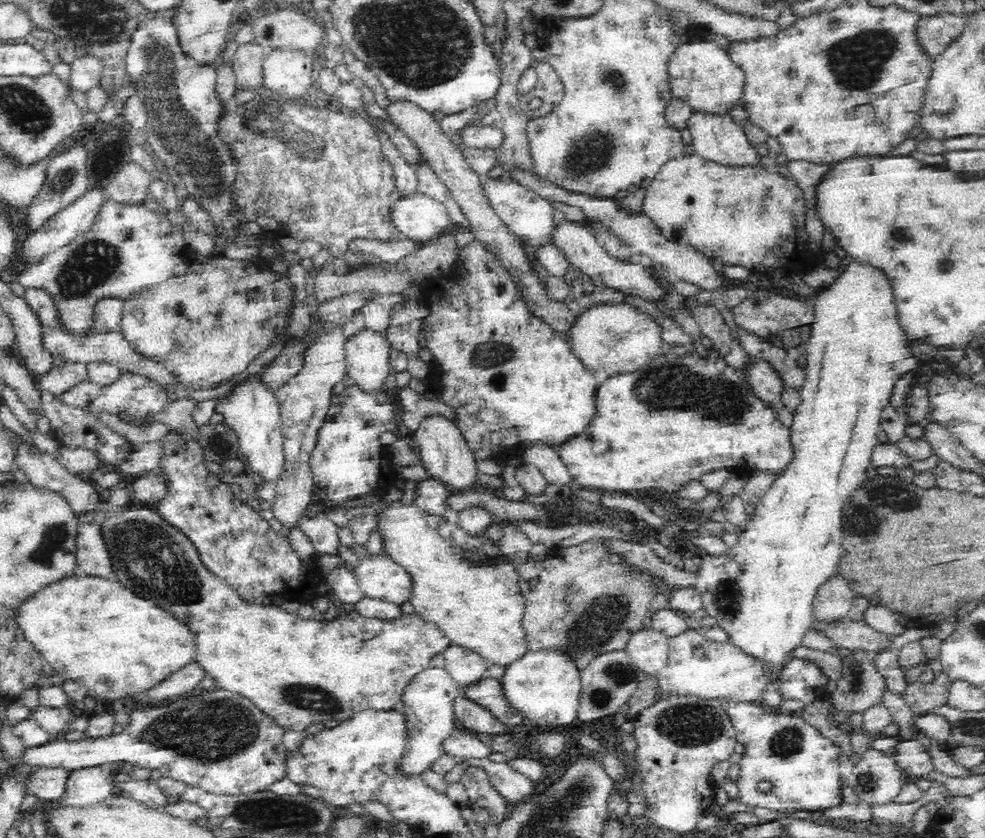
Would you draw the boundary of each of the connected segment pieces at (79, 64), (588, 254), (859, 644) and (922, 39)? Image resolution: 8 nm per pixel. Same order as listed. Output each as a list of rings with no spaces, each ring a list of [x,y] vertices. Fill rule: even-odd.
[[[95,56],[76,57],[71,62],[71,73],[68,81],[80,92],[90,92],[92,88],[100,87],[103,74],[103,62]]]
[[[562,218],[558,220],[558,223],[559,226],[555,229],[555,234],[553,235],[553,244],[564,251],[570,266],[578,268],[596,284],[617,289],[624,294],[632,294],[636,298],[642,298],[642,300],[652,303],[663,302],[666,296],[669,297],[668,292],[664,288],[660,288],[660,284],[656,282],[656,279],[648,271],[646,261],[636,264],[631,263],[630,260],[618,260],[608,254],[602,244],[598,244],[598,240],[596,240],[596,236],[590,226],[578,222],[569,222]]]
[[[848,617],[830,622],[812,619],[809,628],[823,634],[837,649],[866,650],[870,654],[891,646],[894,638],[880,634],[864,620],[852,621]]]
[[[945,10],[933,14],[933,16],[922,15],[915,26],[915,42],[923,50],[923,54],[930,57],[939,55],[958,35],[965,25],[963,15],[948,14]]]

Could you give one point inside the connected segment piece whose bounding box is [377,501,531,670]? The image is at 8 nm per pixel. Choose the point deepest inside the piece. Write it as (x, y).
(462, 581)

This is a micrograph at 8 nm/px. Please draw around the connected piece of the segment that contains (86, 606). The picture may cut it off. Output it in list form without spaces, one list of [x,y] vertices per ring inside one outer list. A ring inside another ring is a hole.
[[[70,576],[16,608],[16,622],[34,649],[65,681],[81,684],[105,703],[142,695],[197,660],[196,631],[184,619],[142,598],[120,581]]]

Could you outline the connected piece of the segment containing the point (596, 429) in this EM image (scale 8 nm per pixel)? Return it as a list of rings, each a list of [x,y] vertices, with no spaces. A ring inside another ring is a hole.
[[[713,346],[710,349],[699,349],[693,354],[685,353],[684,355],[663,354],[656,355],[650,359],[644,366],[638,367],[629,373],[612,375],[598,386],[596,392],[596,414],[588,426],[588,430],[580,436],[574,436],[572,440],[568,440],[564,445],[558,447],[560,457],[568,469],[571,476],[573,487],[602,489],[603,491],[618,491],[625,494],[642,494],[649,490],[659,489],[668,493],[677,492],[682,486],[699,480],[702,474],[727,468],[730,472],[740,474],[750,474],[752,472],[770,472],[779,473],[786,468],[794,455],[792,447],[790,447],[790,429],[784,426],[778,419],[778,408],[770,406],[770,403],[762,401],[752,385],[750,385],[750,373],[746,371],[734,370],[732,366],[726,362],[726,359]]]

